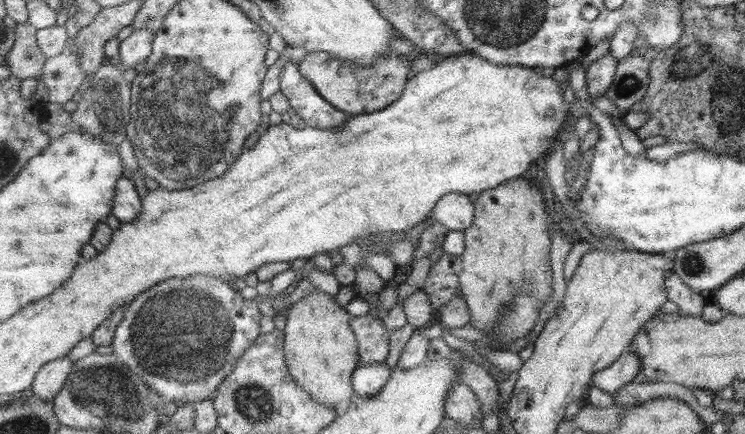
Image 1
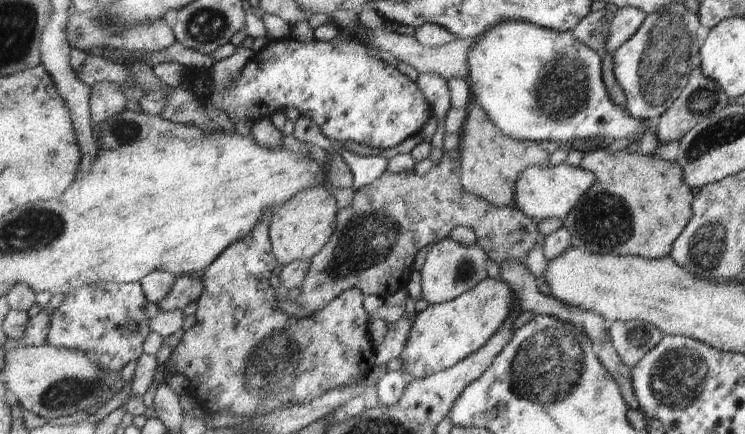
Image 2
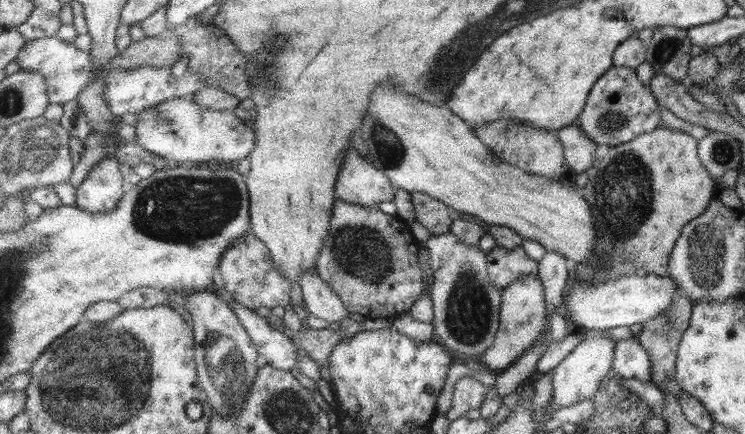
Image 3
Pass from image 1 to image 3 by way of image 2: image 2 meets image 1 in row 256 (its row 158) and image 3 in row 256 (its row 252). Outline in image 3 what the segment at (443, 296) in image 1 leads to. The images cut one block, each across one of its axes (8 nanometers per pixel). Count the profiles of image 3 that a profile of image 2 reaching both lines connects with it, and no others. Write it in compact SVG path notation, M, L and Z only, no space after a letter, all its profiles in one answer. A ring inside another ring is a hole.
M338 198L334 204L333 223L317 262L317 271L325 284L343 300L349 312L372 320L395 320L411 310L417 299L431 296L432 284L428 272L419 267L419 249L420 243L413 237L409 224L398 215L383 212L379 205L359 206ZM496 244L490 252L485 253L485 258L489 278L497 290L509 286L521 276L537 277L538 263L526 256L521 245L507 251Z

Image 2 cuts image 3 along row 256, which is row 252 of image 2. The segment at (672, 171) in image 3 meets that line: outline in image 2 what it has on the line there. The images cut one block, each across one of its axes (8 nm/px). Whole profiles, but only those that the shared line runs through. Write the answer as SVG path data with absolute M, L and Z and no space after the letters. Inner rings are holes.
M598 149L584 153L578 168L591 172L595 180L562 221L562 226L569 232L572 246L592 254L633 255L647 260L669 255L671 244L693 216L691 202L695 195L683 184L682 171L673 161L662 160L653 153L643 156L638 151L627 152L623 149L609 154L605 149Z

